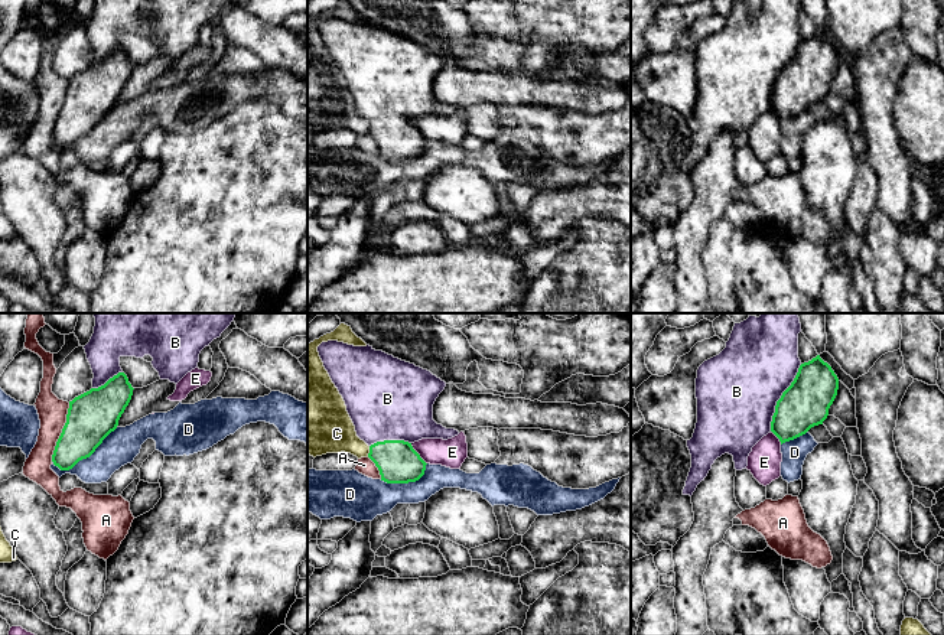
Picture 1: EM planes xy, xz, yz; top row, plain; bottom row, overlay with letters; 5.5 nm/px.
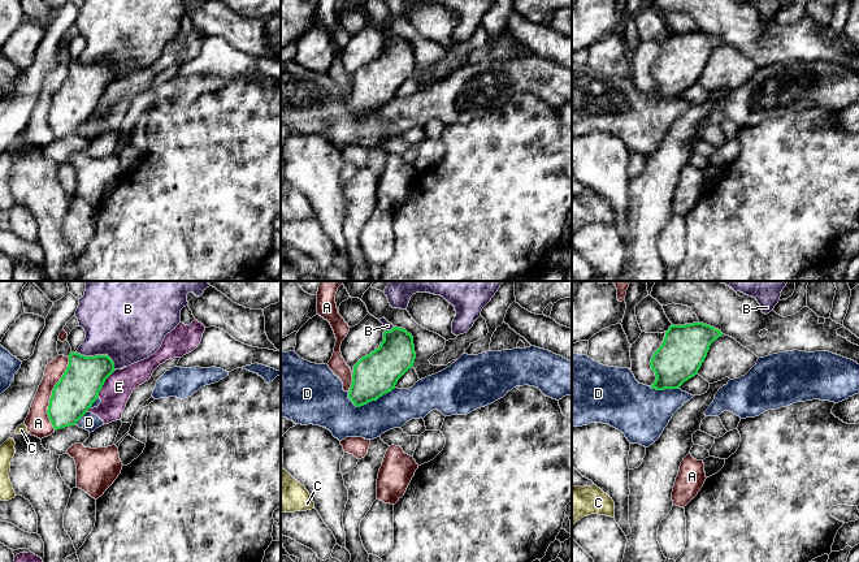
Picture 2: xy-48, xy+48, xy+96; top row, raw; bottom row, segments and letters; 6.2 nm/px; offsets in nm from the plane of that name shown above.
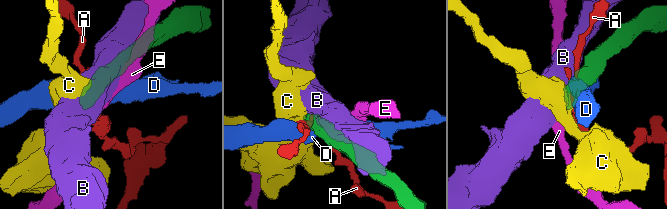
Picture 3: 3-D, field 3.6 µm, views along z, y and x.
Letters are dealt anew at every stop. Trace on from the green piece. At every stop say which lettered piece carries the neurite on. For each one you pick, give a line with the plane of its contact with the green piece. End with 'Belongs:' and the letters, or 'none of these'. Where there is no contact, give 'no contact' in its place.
B: yz
Belongs: B

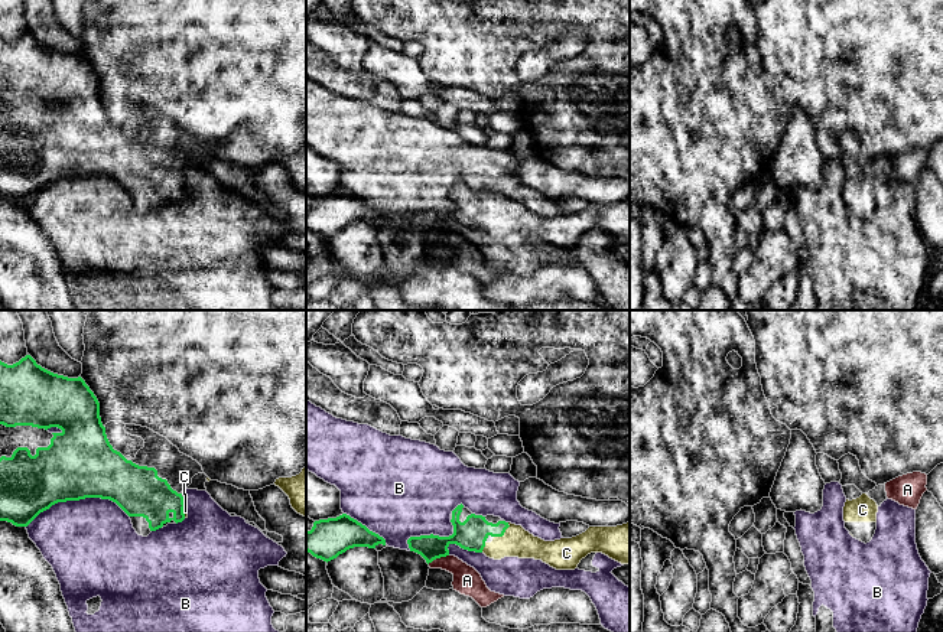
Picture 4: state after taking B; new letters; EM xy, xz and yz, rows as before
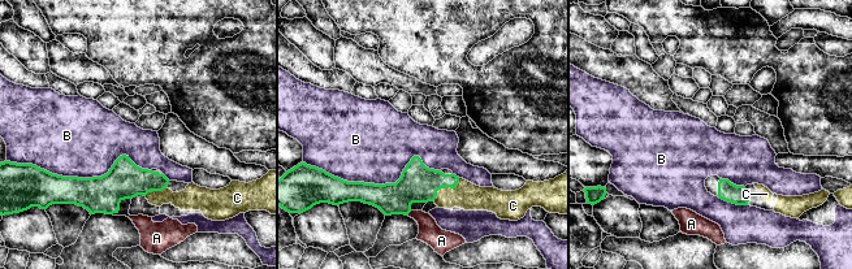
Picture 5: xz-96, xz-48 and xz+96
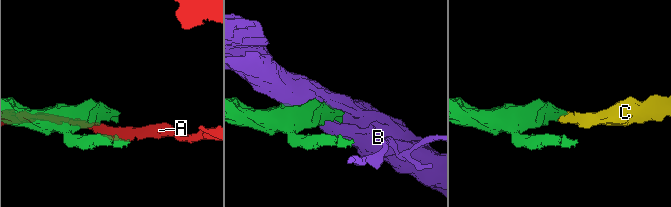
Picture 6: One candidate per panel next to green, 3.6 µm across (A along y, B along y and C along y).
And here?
C: xz
Belongs: C

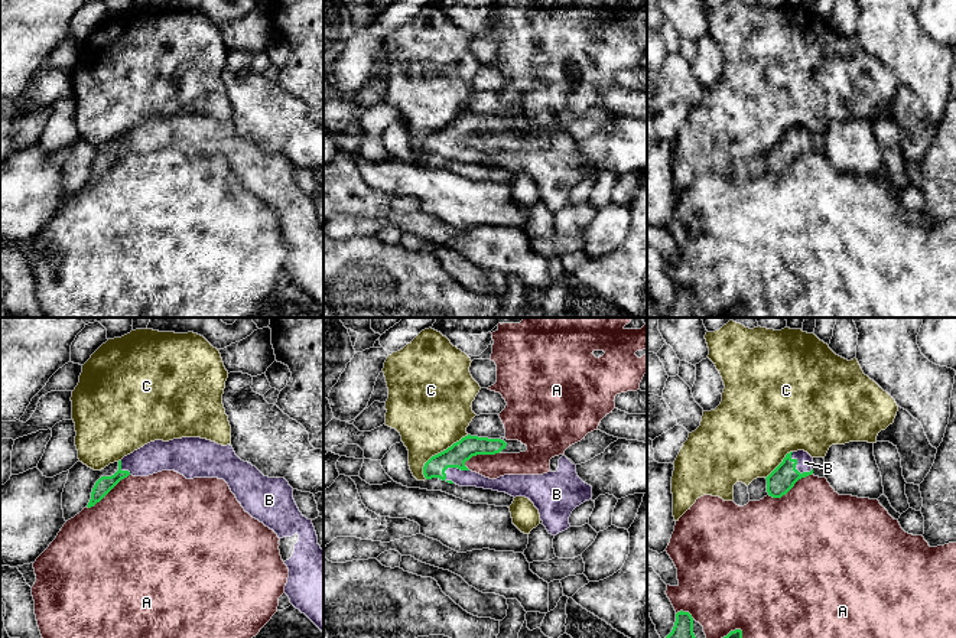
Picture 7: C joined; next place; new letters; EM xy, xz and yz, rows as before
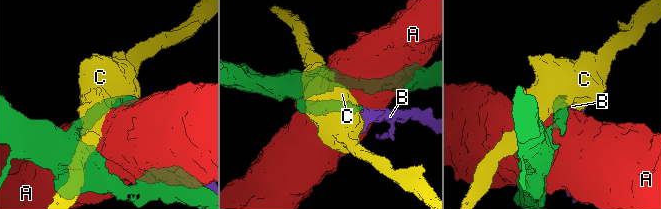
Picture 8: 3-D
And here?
B: xz
Belongs: B

